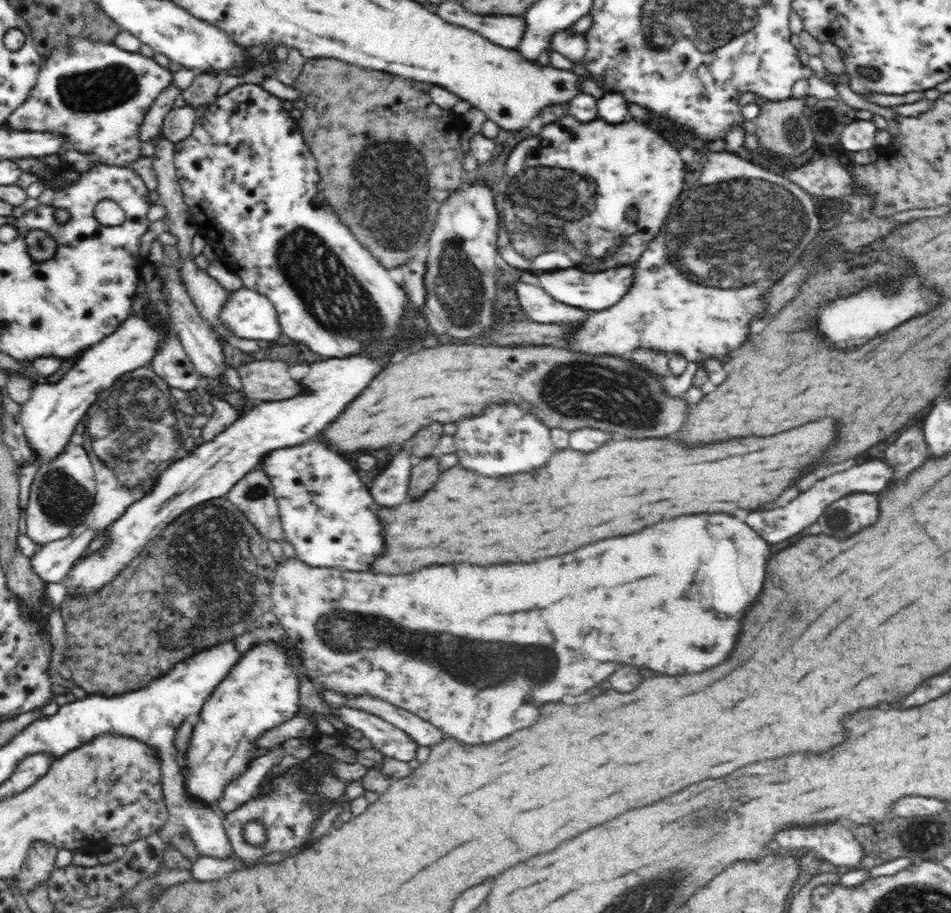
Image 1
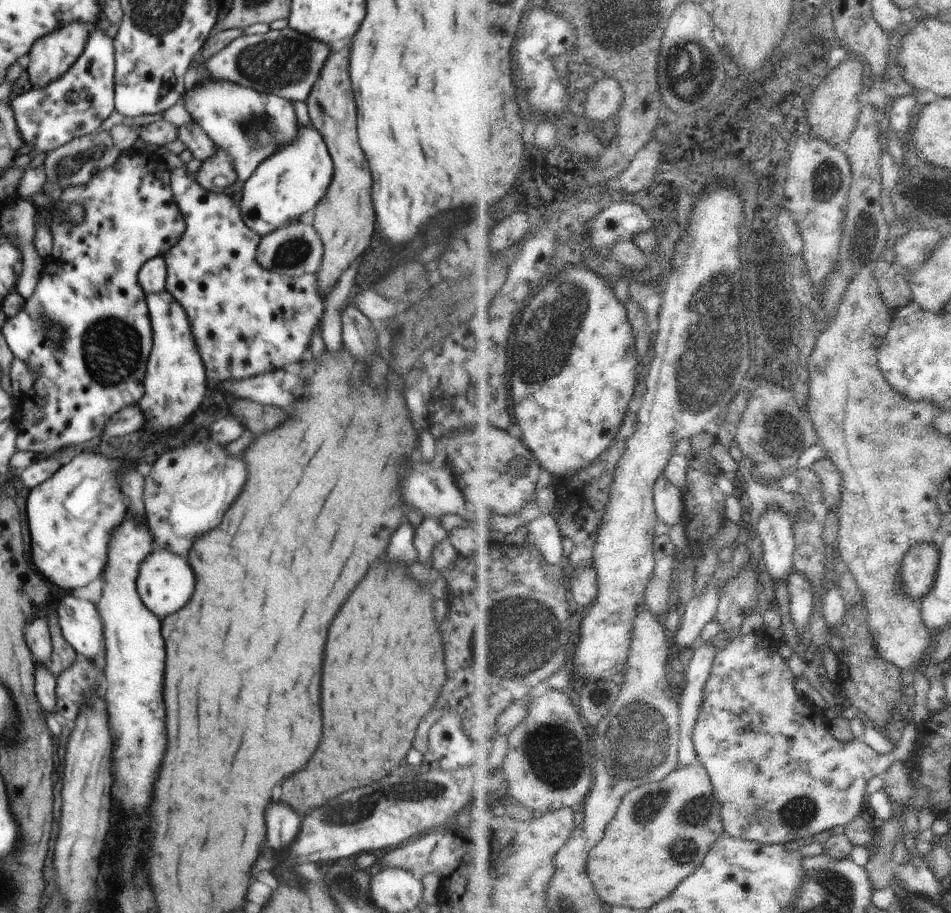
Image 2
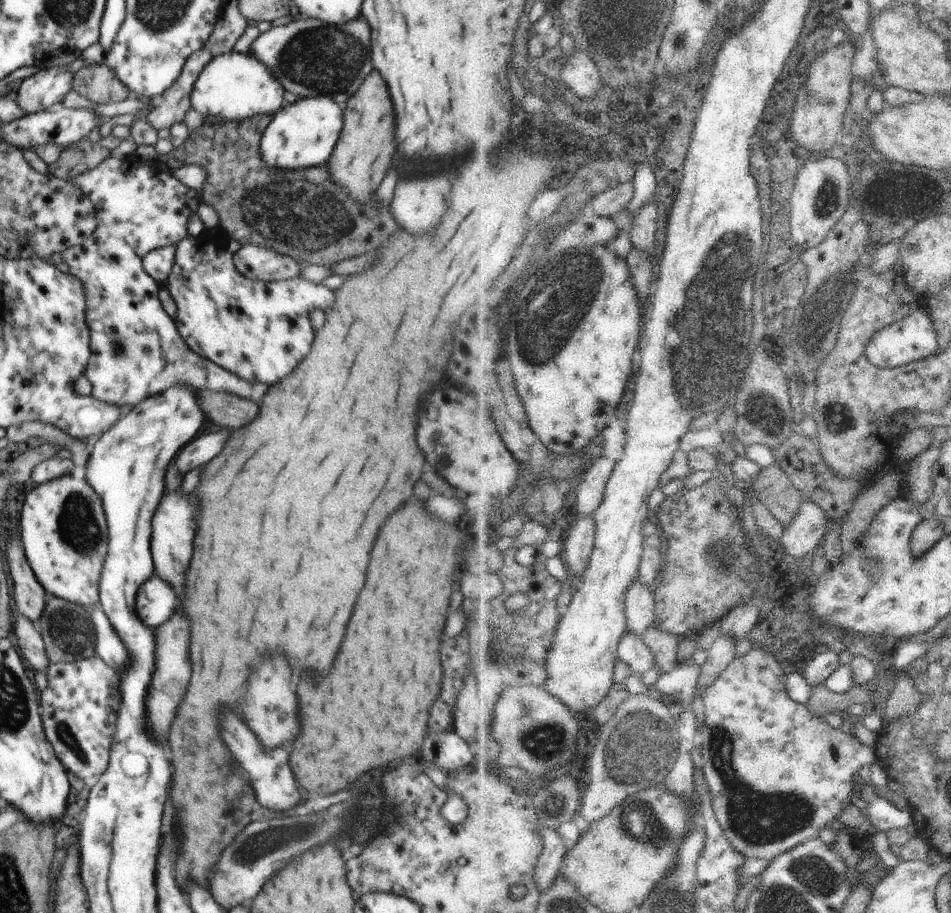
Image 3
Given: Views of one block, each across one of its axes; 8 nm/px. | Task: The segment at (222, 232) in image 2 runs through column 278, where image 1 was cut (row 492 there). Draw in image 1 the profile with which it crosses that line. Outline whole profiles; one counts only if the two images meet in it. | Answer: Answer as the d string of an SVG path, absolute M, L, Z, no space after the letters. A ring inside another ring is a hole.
M304 441L298 446L272 450L260 460L260 469L272 481L274 495L279 506L281 527L285 538L295 550L294 556L308 566L325 569L366 570L368 564L384 552L382 526L380 526L379 506L375 503L371 491L362 483L352 466L332 452L326 444Z

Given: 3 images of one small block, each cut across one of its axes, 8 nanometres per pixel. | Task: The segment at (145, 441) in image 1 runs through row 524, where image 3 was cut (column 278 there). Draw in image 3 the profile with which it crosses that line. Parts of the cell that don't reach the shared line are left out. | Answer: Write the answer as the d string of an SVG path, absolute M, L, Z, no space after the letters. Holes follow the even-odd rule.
M233 50L212 57L202 69L191 92L191 106L204 118L215 116L236 121L238 117L274 116L285 104L284 92L282 83L251 52Z

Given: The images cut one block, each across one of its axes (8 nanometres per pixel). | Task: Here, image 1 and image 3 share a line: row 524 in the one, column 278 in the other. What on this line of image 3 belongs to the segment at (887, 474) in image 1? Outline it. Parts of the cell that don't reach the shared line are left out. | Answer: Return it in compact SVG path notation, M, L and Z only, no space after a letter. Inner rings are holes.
M230 708L222 710L220 726L222 726L222 730L220 730L222 740L228 744L234 758L238 756L238 764L248 772L250 784L252 784L252 788L256 792L258 802L262 806L266 806L266 808L272 808L272 810L288 810L288 808L296 806L298 800L300 800L300 790L296 786L290 762L288 762L288 752L278 748L278 750L272 750L272 752L266 754L262 750L260 742L256 740L256 736L248 730L248 726L244 722L240 722L240 718Z

